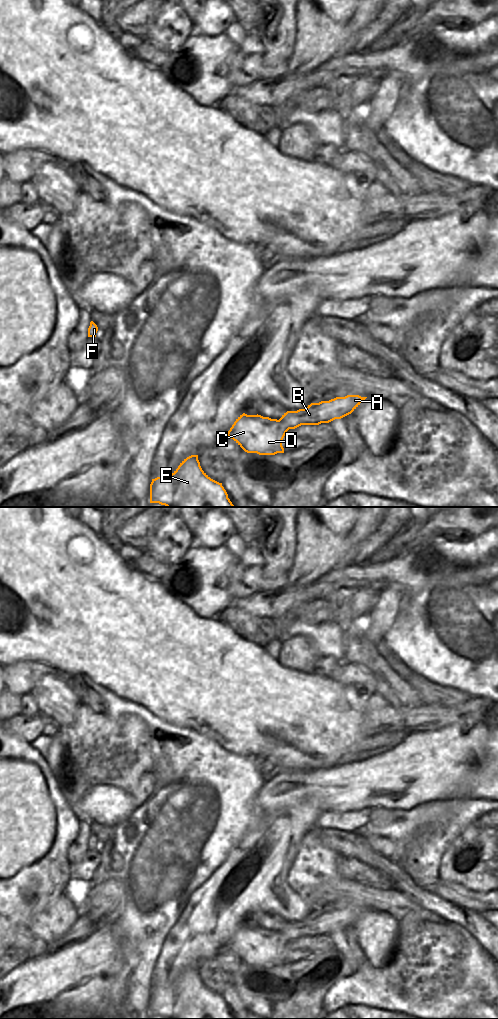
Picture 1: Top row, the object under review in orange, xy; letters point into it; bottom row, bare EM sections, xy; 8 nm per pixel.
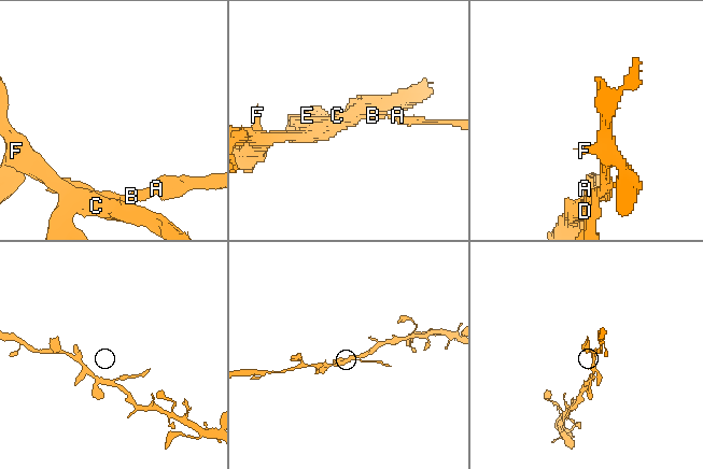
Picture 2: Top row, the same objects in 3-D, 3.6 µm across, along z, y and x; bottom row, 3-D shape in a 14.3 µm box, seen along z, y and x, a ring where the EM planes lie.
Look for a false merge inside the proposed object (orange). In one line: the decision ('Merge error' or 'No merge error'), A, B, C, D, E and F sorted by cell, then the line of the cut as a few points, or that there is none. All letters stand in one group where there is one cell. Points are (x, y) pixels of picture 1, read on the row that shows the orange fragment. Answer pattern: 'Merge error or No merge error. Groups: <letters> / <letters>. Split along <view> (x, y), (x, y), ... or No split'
No merge error. Groups: A B C D E F. No split

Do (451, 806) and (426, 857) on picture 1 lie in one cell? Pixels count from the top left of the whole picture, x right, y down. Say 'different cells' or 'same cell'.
same cell

